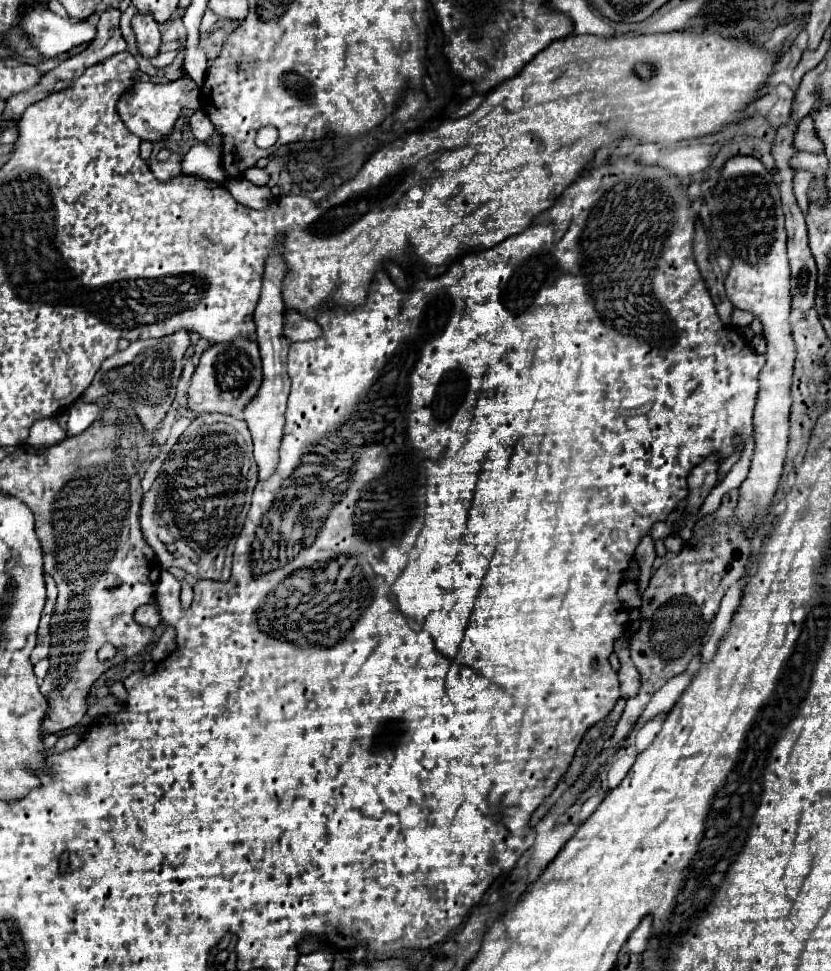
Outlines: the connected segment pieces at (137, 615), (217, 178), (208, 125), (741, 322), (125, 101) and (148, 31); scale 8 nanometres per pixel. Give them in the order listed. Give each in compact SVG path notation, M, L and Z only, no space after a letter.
M156 598L150 602L150 604L144 604L142 608L138 608L138 612L134 612L134 620L142 626L150 626L150 628L156 628L162 620L160 616L160 608L156 604Z
M217 130L209 141L197 142L193 145L180 164L182 164L182 174L190 174L222 184L226 180L226 174L222 168L222 137Z
M196 110L192 116L190 116L190 130L194 134L196 140L208 140L214 132L214 124L210 120L210 116L204 112L204 110Z
M734 308L730 320L732 320L734 326L738 326L738 328L746 328L746 326L750 326L750 322L754 320L754 316L752 316L750 312L744 312L744 310L740 310L740 308Z
M182 76L176 82L154 84L154 82L136 82L128 94L118 104L118 114L130 132L148 142L164 142L170 138L174 124L182 108L200 108L200 88L192 82L190 76Z
M136 12L132 18L132 30L136 34L138 50L142 56L156 56L160 48L160 32L158 22L150 16L150 12Z

